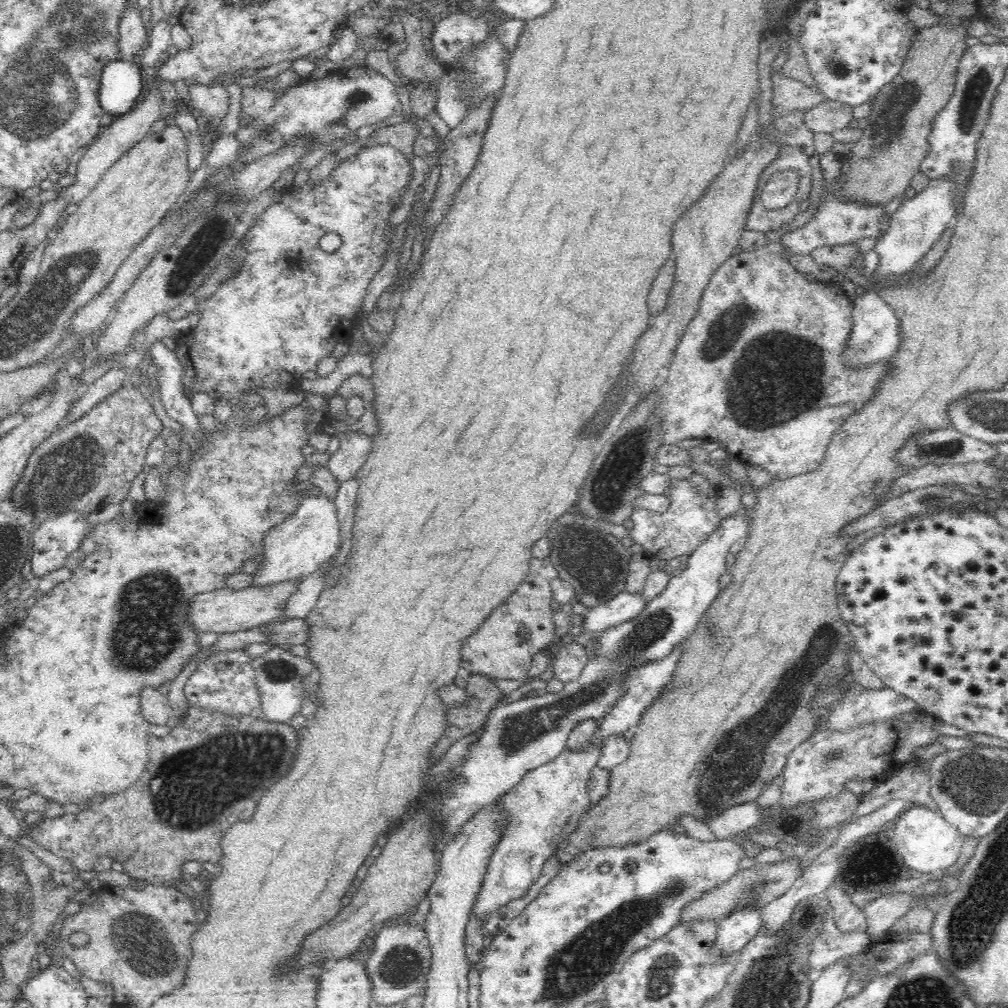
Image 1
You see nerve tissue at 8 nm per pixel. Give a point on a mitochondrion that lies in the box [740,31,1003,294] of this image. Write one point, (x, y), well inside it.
(975, 88)

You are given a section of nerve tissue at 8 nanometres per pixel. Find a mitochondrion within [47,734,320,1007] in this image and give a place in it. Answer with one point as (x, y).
(133, 936)

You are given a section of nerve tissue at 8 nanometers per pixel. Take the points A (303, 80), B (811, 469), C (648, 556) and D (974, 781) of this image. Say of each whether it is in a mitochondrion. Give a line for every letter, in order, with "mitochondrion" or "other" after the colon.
A: other
B: other
C: other
D: mitochondrion

